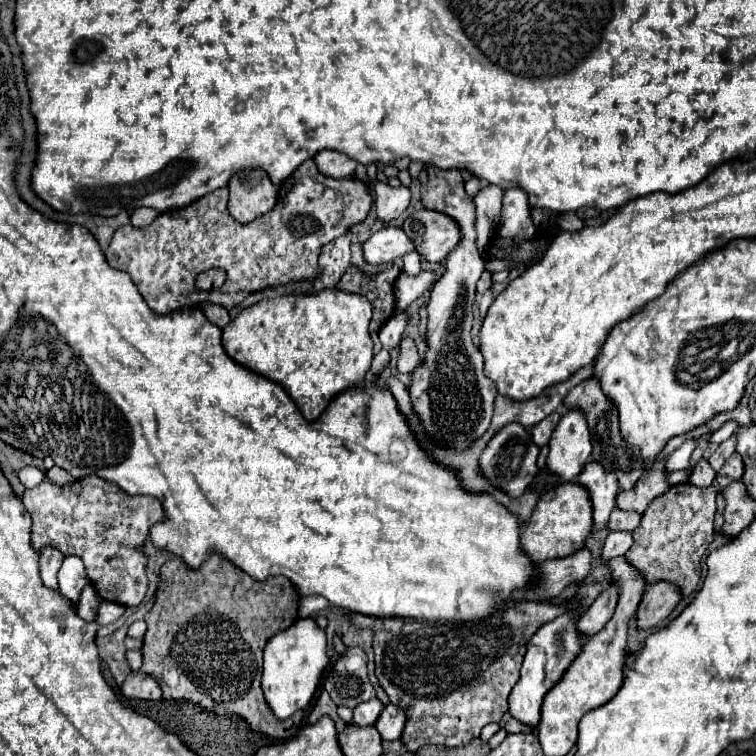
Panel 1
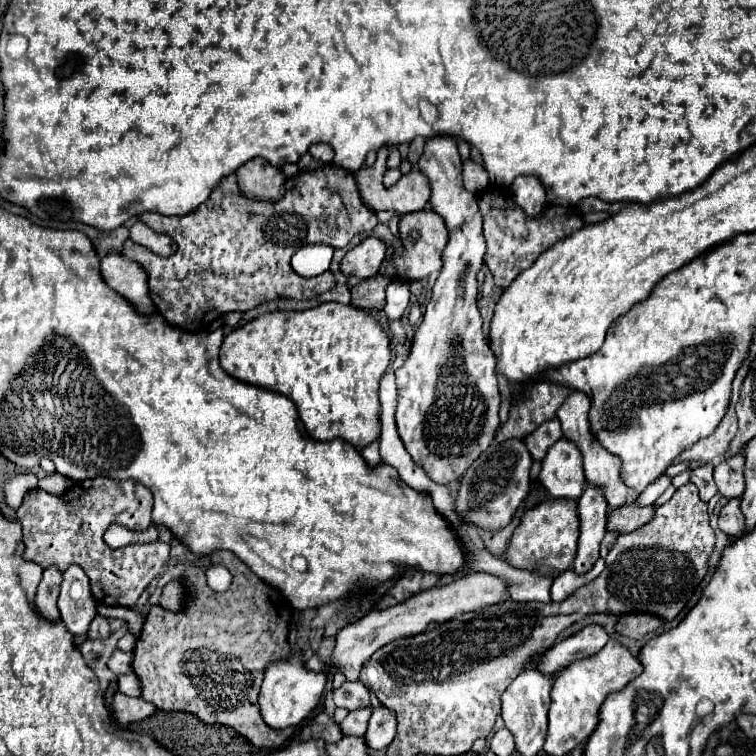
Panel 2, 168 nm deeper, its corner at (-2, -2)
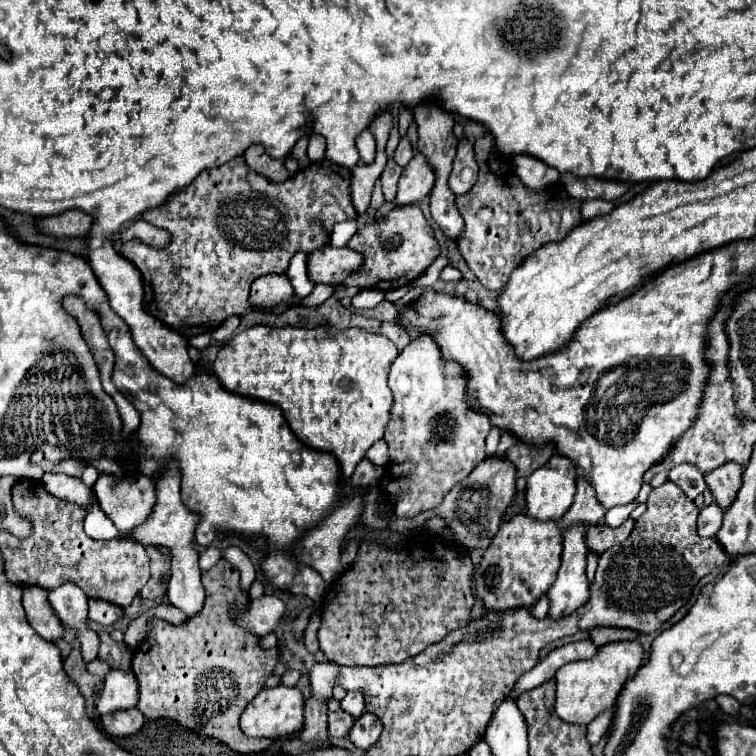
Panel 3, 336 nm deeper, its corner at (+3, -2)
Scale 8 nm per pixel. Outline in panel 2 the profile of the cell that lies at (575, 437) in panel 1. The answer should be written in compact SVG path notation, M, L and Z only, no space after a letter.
M563 437L559 443L549 447L543 469L539 473L539 481L553 497L579 499L587 481L583 479L583 455L579 455L579 447L571 443L571 439Z

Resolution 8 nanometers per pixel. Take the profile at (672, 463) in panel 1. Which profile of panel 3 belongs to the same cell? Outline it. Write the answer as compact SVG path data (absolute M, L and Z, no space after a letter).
M634 501L634 503L622 505L622 507L612 507L612 509L608 509L608 511L606 511L606 517L604 517L604 525L608 525L608 527L620 527L620 525L628 519L628 515L632 513L632 509L634 509L636 505L638 505L638 503Z

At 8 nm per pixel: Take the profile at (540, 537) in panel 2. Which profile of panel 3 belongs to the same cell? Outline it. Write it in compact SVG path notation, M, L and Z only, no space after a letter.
M516 515L506 521L490 547L484 551L480 565L472 573L472 589L486 611L508 611L532 607L554 583L560 569L562 533L556 521L538 521L530 515Z

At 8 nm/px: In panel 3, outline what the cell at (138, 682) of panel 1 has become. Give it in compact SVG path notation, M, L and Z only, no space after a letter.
M126 709L126 711L114 711L114 713L106 713L100 717L104 731L110 737L126 737L126 735L134 735L134 731L138 731L144 725L144 715L140 711L134 709Z

